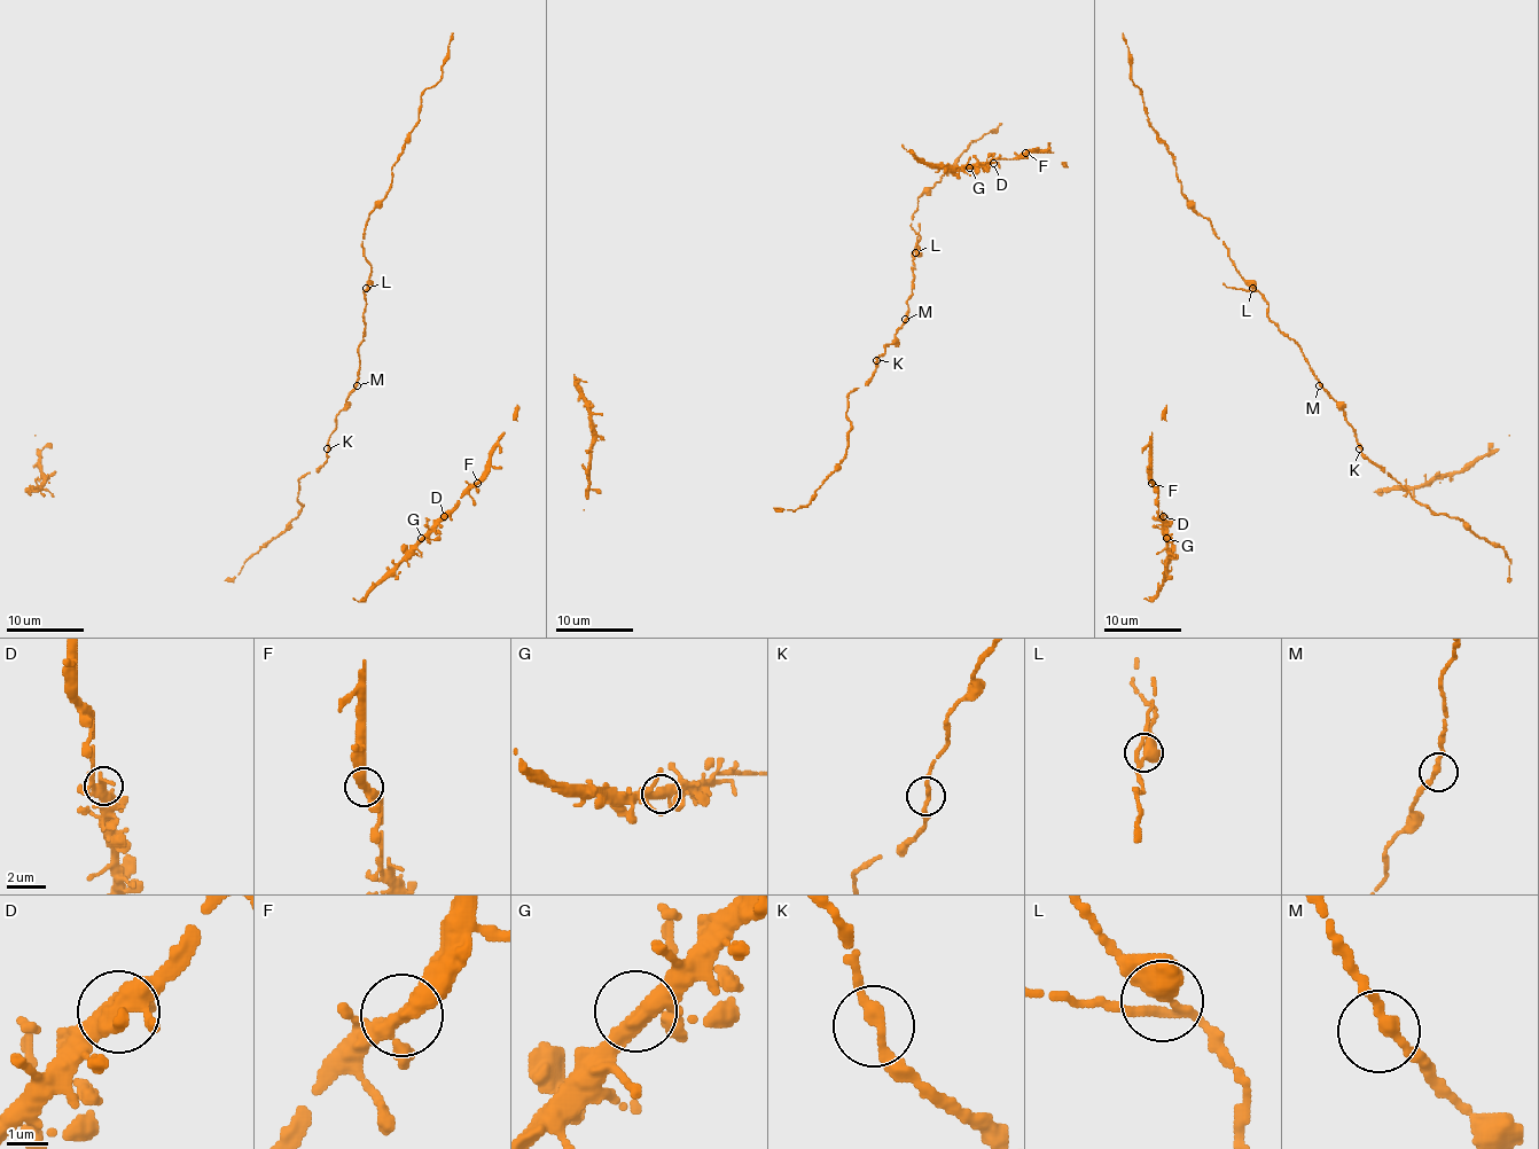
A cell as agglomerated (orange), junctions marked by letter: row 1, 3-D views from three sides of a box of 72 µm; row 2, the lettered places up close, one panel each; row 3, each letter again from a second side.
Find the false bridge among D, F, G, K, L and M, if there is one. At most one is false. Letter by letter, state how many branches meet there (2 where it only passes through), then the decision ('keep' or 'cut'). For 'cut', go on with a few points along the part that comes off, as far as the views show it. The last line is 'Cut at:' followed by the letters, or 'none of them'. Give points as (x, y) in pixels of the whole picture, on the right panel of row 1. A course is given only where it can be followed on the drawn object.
D: 4 branches meet; keep
F: 3 branches meet; keep
G: 3 branches meet; keep
K: 2 branches meet; keep
L: 3 branches meet; keep
M: 2 branches meet; keep
Cut at: none of them

